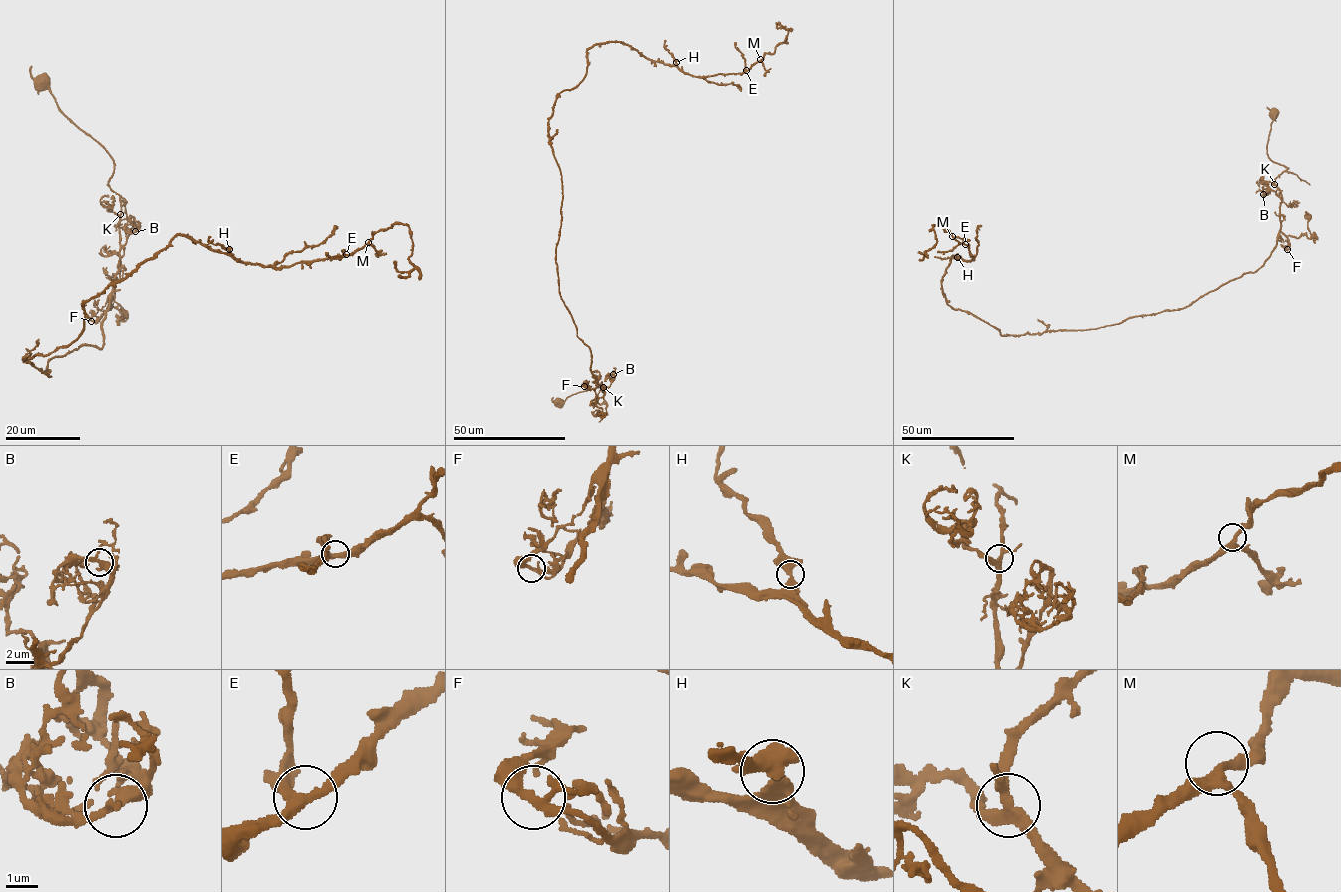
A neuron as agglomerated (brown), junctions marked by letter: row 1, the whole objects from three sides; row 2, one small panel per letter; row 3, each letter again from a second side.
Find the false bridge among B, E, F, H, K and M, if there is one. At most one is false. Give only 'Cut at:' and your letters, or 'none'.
Cut at: none

